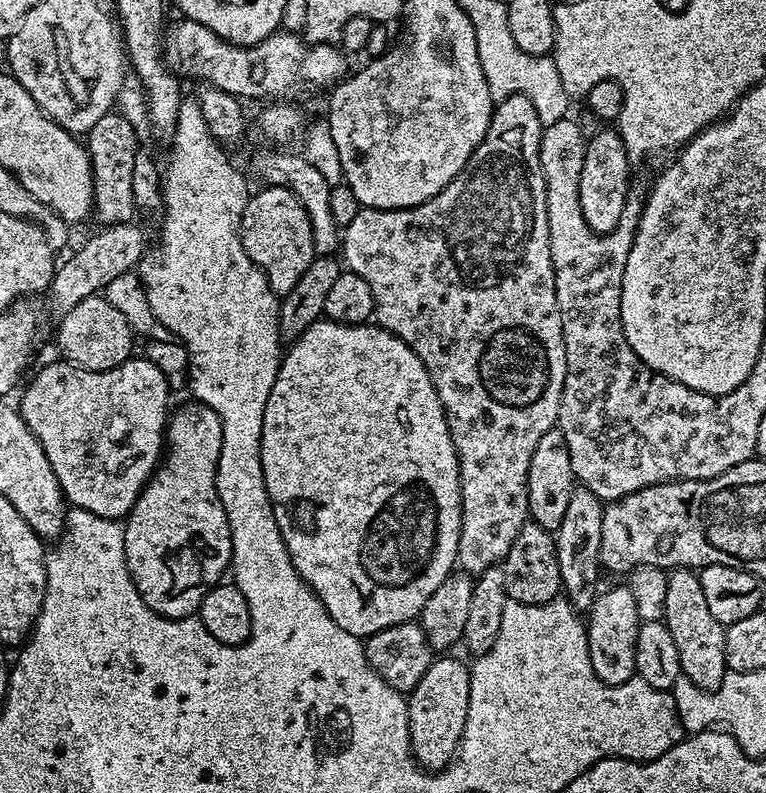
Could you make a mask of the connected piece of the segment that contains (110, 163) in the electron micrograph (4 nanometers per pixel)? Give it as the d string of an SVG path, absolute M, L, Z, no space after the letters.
M116 110L98 118L98 122L94 122L94 126L86 133L88 160L92 163L92 207L95 219L100 219L101 225L127 224L133 219L132 212L137 211L134 190L130 187L134 174L134 158L138 151L136 143L138 143L136 128L130 126L130 122L126 122L126 118Z

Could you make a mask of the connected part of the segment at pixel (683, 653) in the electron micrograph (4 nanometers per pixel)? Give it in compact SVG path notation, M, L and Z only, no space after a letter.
M678 568L668 572L666 602L664 603L664 625L678 646L678 662L683 679L694 682L704 692L713 692L722 686L724 675L730 671L726 662L725 625L710 614L710 606L702 595L702 582L691 568Z

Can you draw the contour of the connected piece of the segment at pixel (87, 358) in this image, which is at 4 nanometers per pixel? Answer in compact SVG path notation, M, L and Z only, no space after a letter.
M103 294L90 298L82 298L78 306L70 310L70 314L59 317L56 328L56 348L67 363L77 368L85 368L87 372L105 372L124 364L133 355L132 327L126 322L126 314L121 314Z

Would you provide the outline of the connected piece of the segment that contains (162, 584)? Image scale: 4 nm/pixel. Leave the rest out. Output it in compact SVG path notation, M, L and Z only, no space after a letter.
M187 403L169 415L162 459L123 521L126 566L134 586L150 610L172 620L199 613L202 598L225 579L232 563L232 535L216 489L218 454L224 445L222 422L210 406Z

